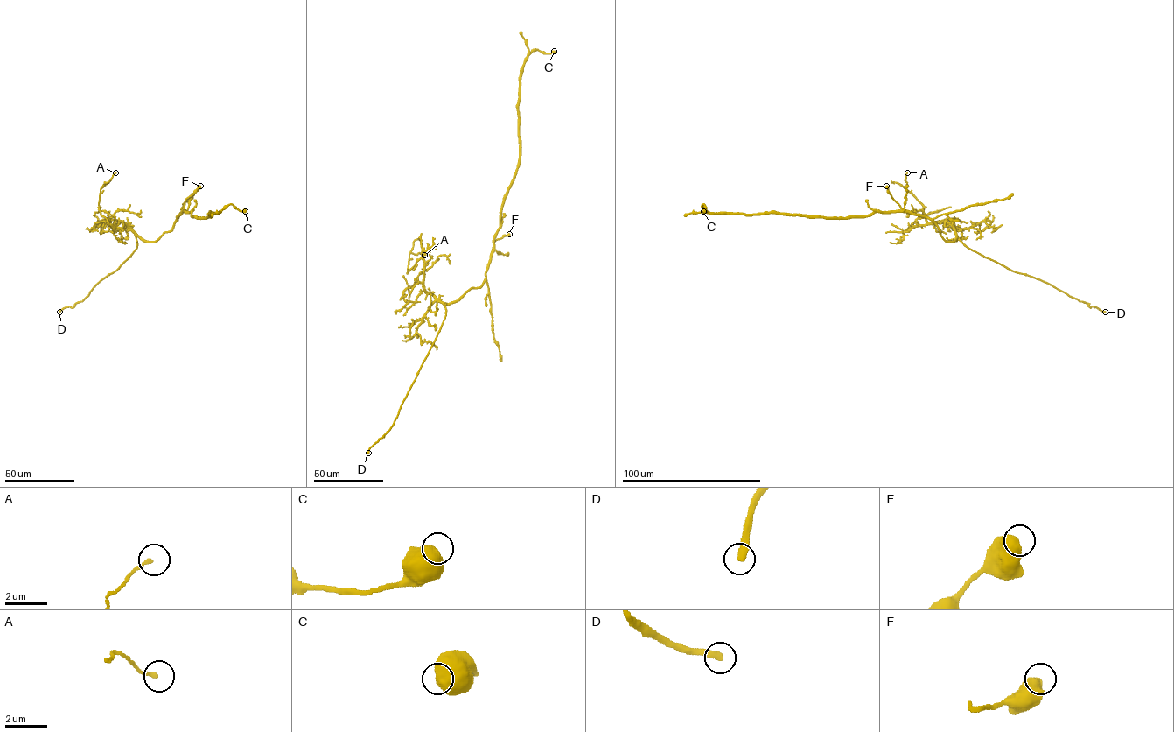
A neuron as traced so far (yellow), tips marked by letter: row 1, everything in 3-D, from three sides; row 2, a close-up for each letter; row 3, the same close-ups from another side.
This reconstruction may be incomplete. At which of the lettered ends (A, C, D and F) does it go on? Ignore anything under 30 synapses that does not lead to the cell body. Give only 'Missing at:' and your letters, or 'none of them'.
Missing at: D

